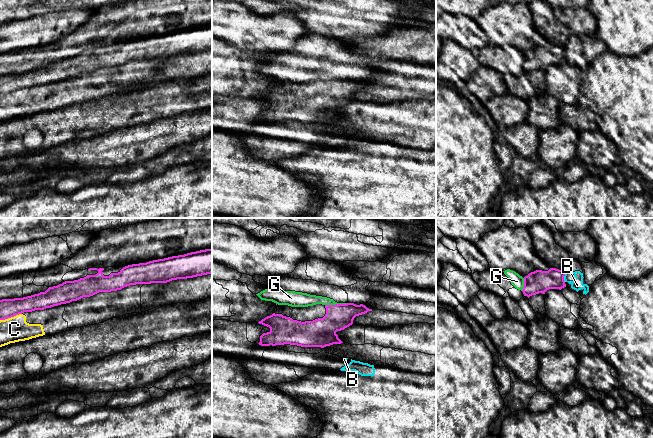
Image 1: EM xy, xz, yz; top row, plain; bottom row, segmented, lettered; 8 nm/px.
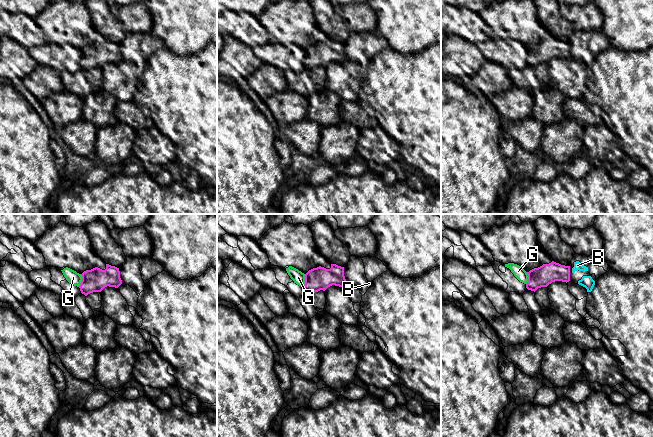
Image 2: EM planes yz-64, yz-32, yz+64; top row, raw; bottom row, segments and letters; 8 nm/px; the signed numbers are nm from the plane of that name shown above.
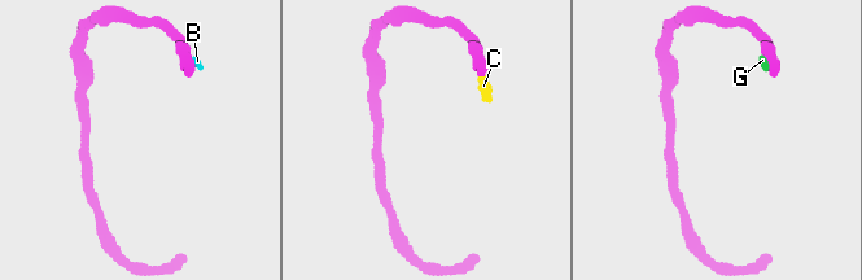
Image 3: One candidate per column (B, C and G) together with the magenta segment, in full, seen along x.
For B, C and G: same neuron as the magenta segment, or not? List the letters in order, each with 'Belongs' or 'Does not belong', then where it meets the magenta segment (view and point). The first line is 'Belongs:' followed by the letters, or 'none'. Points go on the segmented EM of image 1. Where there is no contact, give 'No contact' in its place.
Belongs: none
B: Does not belong. Touches magenta at yz (564, 275)
C: Does not belong. Touches magenta at xy (10, 317)
G: Does not belong. Touches magenta at xz (336, 304)

